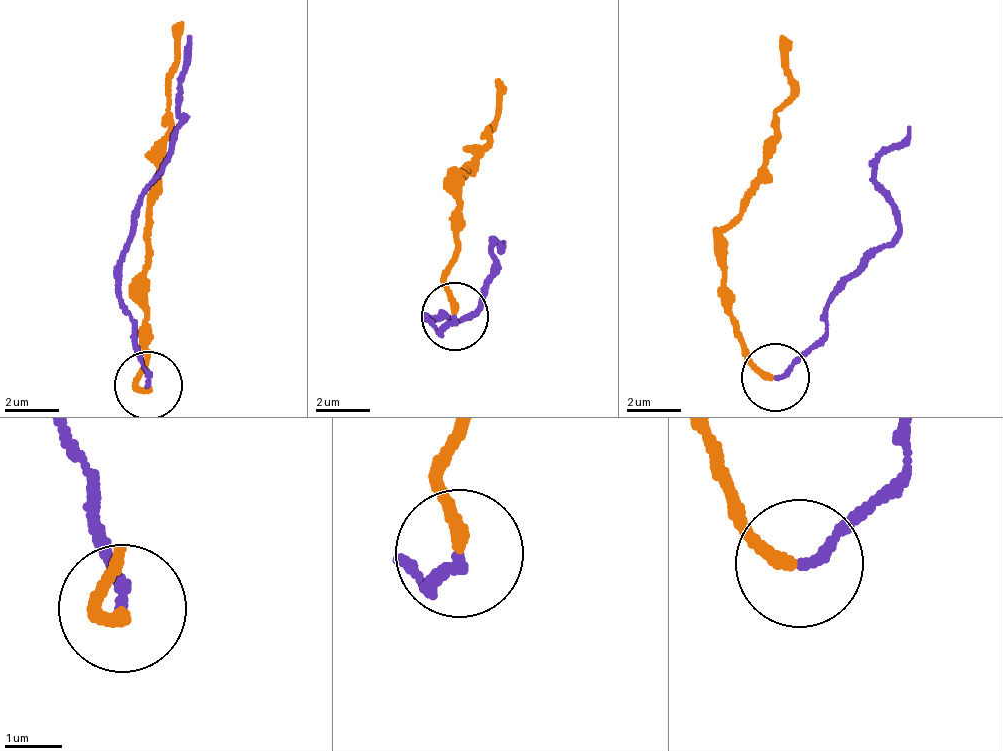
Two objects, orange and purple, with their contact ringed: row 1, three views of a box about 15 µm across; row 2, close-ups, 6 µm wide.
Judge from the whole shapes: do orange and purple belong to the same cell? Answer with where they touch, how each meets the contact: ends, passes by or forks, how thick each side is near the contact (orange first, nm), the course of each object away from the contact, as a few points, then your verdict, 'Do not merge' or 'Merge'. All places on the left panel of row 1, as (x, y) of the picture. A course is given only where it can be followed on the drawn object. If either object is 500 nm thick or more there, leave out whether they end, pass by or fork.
Place: (148, 385). At the ring orange ends. At the ring purple ends. Thickness 220 nm (orange) against 180 nm. Course of orange: (146, 383), (138, 379), (145, 234), (167, 85), (181, 22). Course of purple: (146, 383), (128, 322), (122, 284), (130, 211), (172, 147), (178, 86), (192, 33). Do not merge

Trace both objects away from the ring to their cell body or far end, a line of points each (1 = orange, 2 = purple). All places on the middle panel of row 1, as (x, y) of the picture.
1: (453, 316), (447, 273), (460, 168), (461, 174), (487, 129), (504, 78)
2: (453, 316), (434, 332), (429, 314), (467, 318), (481, 303), (491, 236), (507, 242)

